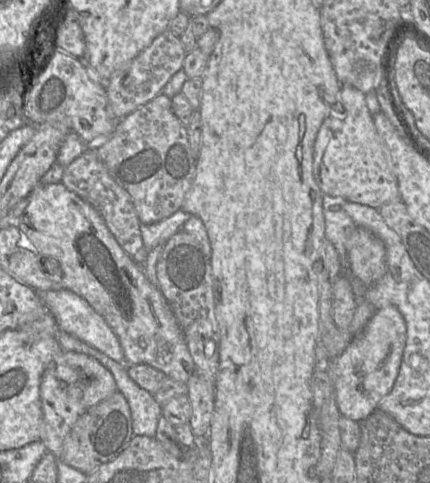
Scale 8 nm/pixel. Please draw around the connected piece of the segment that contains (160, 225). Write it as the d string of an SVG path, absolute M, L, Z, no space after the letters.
M178 210L166 219L156 223L141 223L140 231L145 249L149 252L158 245L164 245L170 237L181 230L190 216L189 213Z

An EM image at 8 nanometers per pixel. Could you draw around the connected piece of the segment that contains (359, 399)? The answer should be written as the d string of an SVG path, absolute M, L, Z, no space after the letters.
M393 305L376 310L359 334L336 359L334 387L341 415L361 422L378 408L395 383L405 341L406 324L399 310Z

